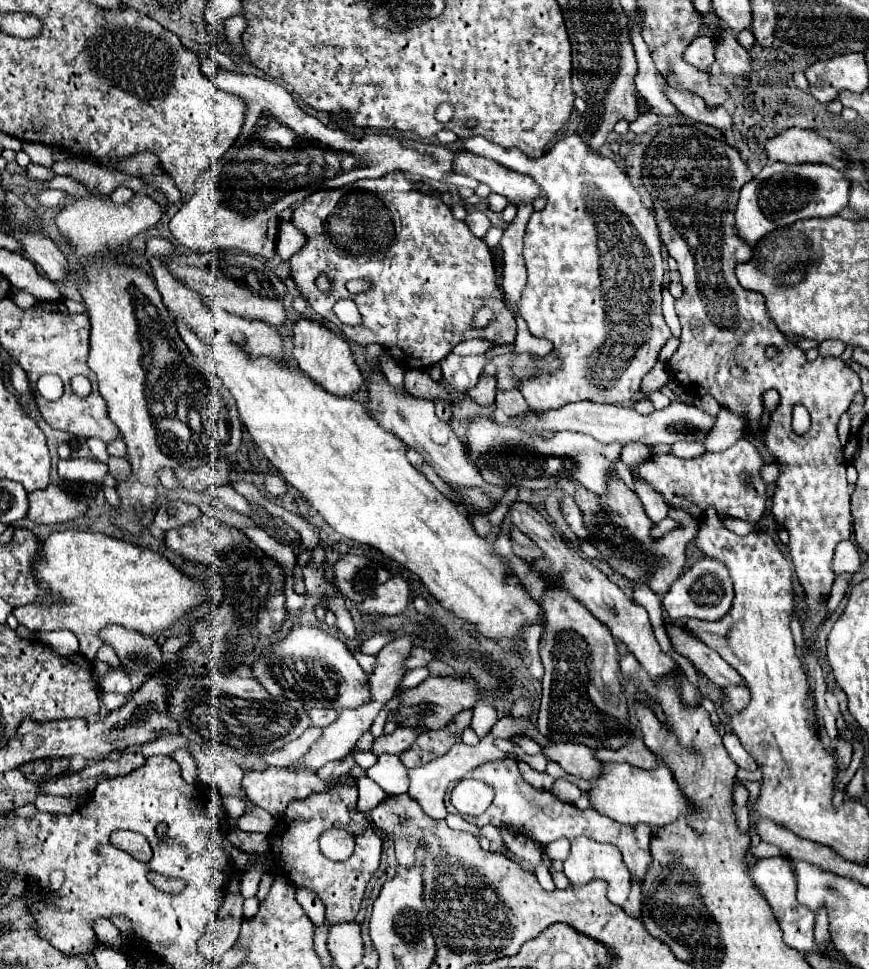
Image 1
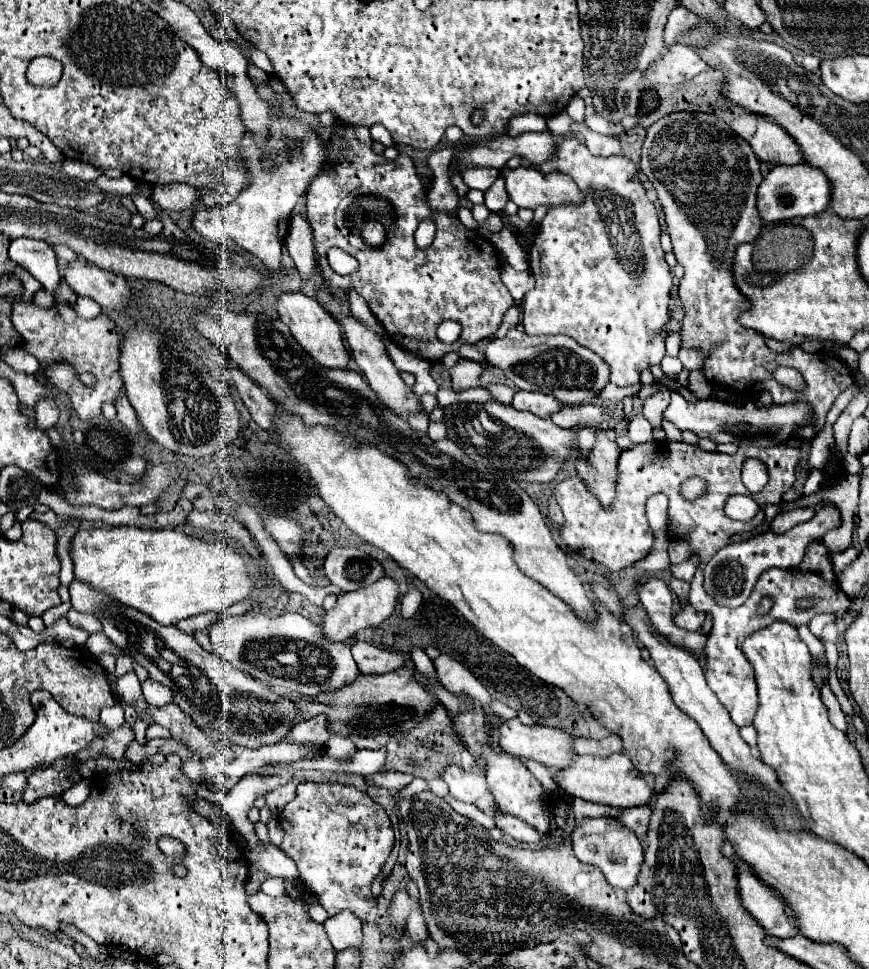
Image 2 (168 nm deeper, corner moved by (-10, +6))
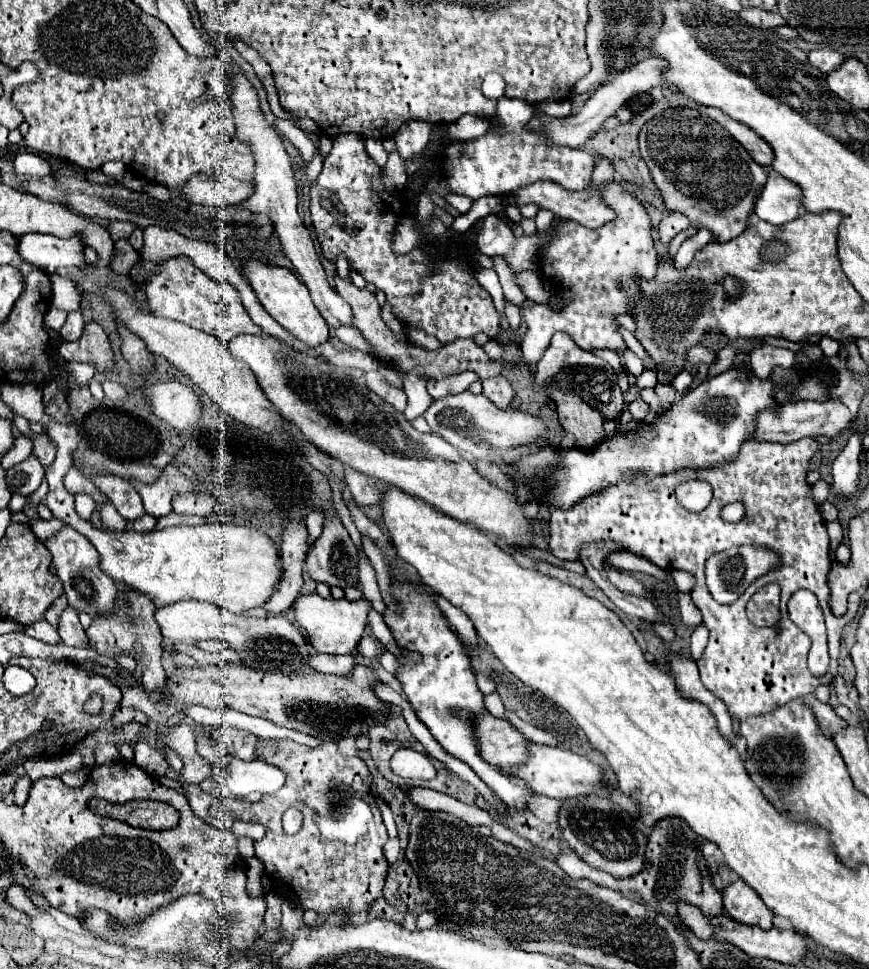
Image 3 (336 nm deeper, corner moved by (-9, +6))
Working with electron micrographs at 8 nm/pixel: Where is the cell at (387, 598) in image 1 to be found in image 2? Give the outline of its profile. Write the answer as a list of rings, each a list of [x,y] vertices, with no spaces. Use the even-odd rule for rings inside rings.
[[[381,578],[375,584],[361,588],[357,592],[347,592],[337,600],[337,606],[333,610],[327,610],[321,618],[321,628],[323,636],[327,636],[331,642],[349,642],[359,630],[369,628],[369,626],[379,626],[383,620],[387,620],[395,606],[397,606],[397,584],[391,578]]]

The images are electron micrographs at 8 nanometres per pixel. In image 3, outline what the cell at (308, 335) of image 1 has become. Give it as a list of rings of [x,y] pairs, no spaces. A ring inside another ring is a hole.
[[[248,260],[244,262],[244,276],[250,282],[252,290],[256,292],[260,304],[266,308],[266,312],[290,334],[294,334],[300,342],[312,348],[328,342],[330,338],[328,324],[322,320],[322,316],[318,316],[318,310],[314,308],[314,304],[310,304],[310,294],[306,292],[306,286],[298,282],[298,278],[288,268],[268,266],[258,260]]]

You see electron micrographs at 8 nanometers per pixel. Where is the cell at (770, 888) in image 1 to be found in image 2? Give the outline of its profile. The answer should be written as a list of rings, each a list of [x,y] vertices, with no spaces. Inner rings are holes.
[[[737,860],[737,892],[743,908],[759,922],[761,928],[765,928],[765,932],[769,932],[769,936],[781,938],[797,932],[797,926],[783,912],[783,900],[741,860]]]

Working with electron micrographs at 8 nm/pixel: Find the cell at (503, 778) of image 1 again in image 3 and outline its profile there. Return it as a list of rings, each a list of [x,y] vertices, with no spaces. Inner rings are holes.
[[[404,748],[394,752],[392,756],[392,770],[394,774],[402,776],[402,778],[422,778],[422,780],[432,780],[436,776],[436,768],[432,766],[432,762],[412,750],[412,748]]]

